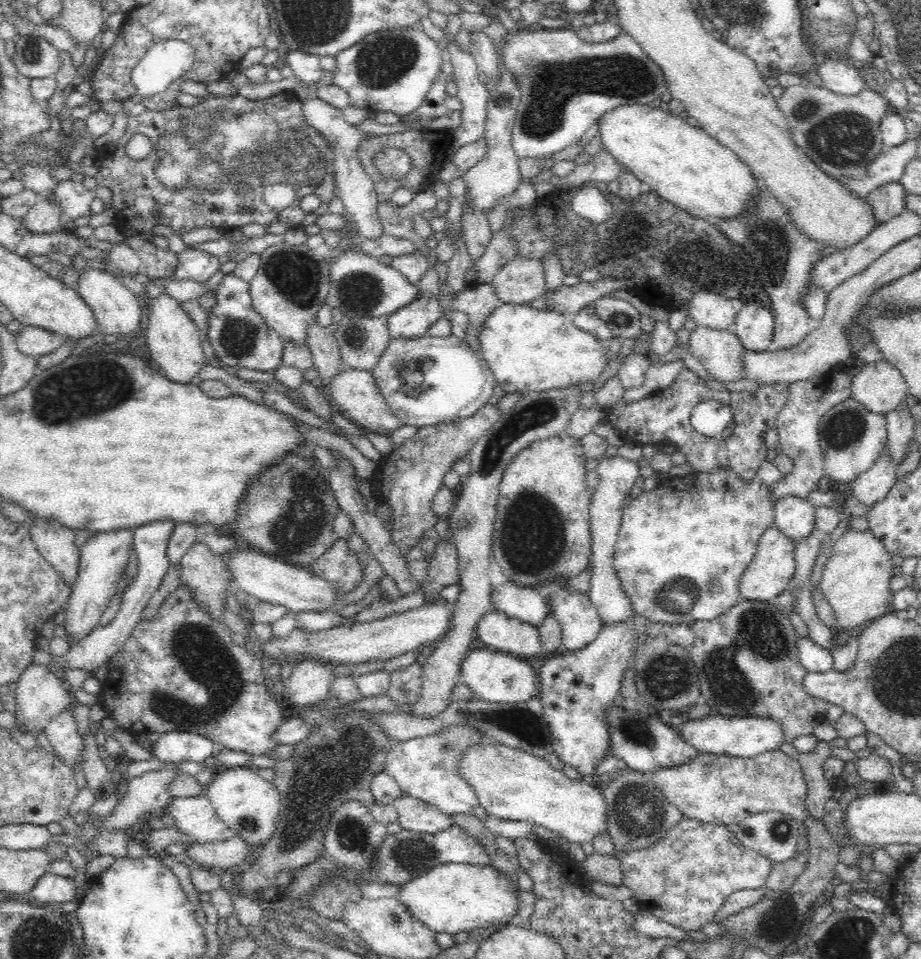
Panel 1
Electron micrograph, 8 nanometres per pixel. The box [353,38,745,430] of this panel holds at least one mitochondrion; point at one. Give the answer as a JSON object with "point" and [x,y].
{"point":[551,85]}

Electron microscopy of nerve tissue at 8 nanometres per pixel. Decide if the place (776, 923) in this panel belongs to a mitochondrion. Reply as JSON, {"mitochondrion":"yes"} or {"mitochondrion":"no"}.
{"mitochondrion":"yes"}

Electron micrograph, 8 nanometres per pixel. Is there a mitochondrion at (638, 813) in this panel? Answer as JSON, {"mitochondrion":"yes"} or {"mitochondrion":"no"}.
{"mitochondrion":"yes"}

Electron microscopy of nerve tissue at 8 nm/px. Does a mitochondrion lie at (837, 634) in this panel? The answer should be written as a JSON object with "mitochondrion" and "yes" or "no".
{"mitochondrion":"no"}

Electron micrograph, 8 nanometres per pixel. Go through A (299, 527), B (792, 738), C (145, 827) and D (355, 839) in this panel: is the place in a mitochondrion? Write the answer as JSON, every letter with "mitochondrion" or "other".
{"A":"mitochondrion","B":"other","C":"other","D":"mitochondrion"}

